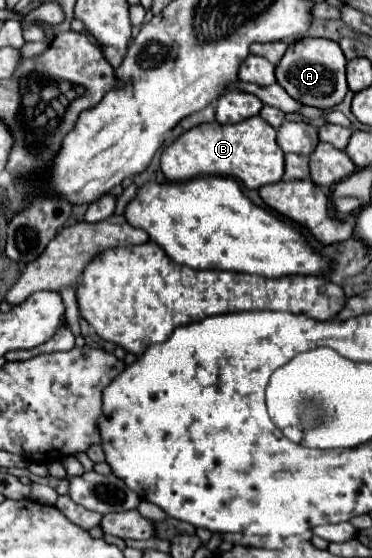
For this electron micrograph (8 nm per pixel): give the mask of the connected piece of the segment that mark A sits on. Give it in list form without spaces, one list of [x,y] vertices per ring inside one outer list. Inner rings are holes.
[[[300,39],[288,47],[280,63],[276,65],[276,81],[286,89],[286,93],[300,101],[302,105],[312,105],[318,109],[336,107],[346,91],[346,57],[336,41],[330,39]]]

